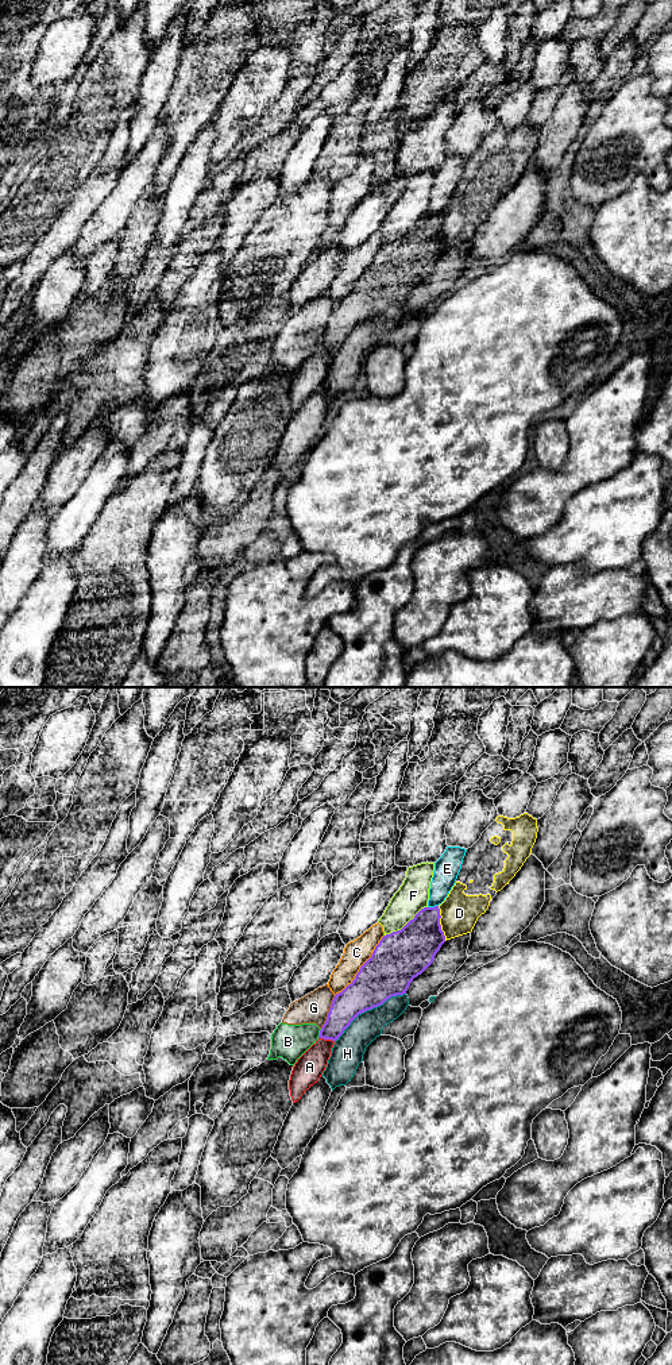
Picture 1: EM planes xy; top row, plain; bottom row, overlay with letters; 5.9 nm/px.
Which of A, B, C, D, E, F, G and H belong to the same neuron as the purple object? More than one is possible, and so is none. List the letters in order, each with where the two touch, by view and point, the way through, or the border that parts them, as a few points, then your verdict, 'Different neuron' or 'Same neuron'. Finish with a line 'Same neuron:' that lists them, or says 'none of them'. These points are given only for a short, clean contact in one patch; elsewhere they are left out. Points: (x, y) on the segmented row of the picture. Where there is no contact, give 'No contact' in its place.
A: Touches purple at xy (327, 1038). Different neuron
B: Touches purple at xy (320, 1033). Different neuron
C: Touches purple at xy (360, 967). Different neuron
D: Touches purple at xy (439, 924). Different neuron
E: Touches purple at xy (432, 907). Different neuron
F: Touches purple at xy (406, 924). Different neuron
G: Touches purple at xy (329, 1011). Boundary: xy (335, 995), (327, 1020), (320, 1028). Different neuron
H: Touches purple at xy (369, 1009). Different neuron
Same neuron: none of them

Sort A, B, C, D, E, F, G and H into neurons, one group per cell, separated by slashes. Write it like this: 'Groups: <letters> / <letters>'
Groups: A / B G / C / D / E / F / H

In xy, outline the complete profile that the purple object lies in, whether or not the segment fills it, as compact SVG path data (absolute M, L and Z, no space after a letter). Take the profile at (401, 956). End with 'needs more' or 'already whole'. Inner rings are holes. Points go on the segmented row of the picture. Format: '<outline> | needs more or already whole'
M439 906L424 907L401 930L383 936L352 983L335 995L318 1037L336 1041L359 1014L383 1005L391 996L406 994L413 979L433 963L445 942L440 918Z | already whole

